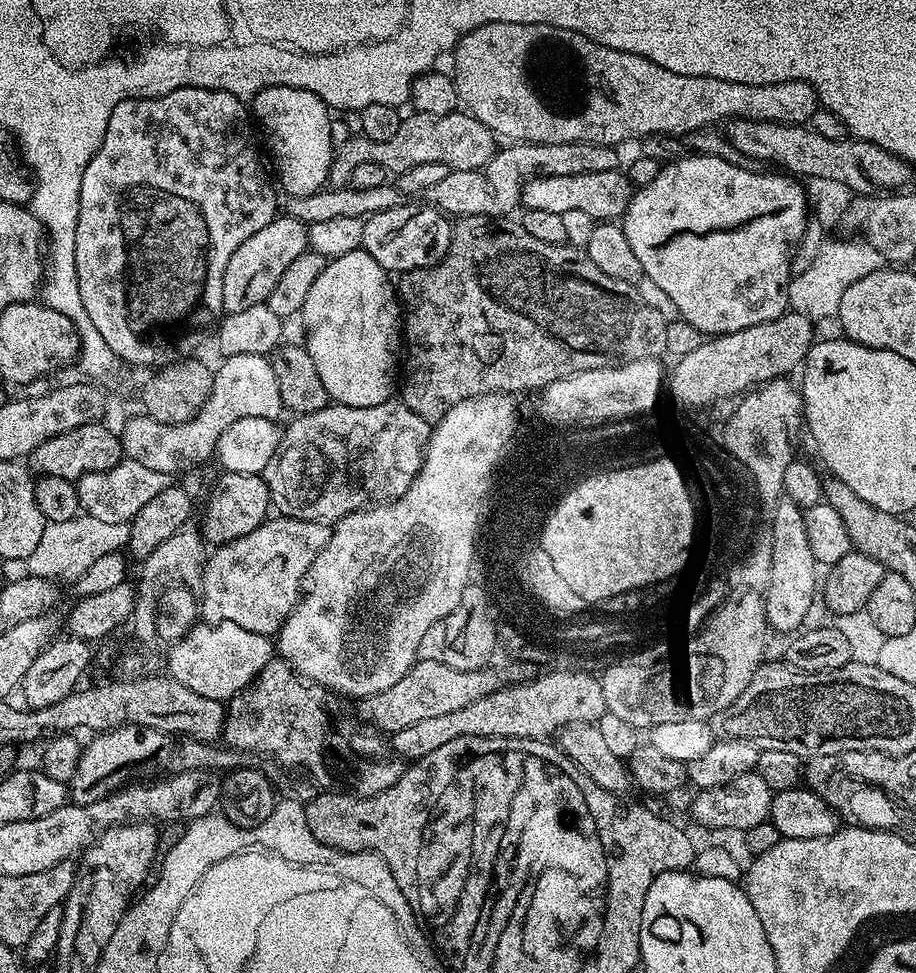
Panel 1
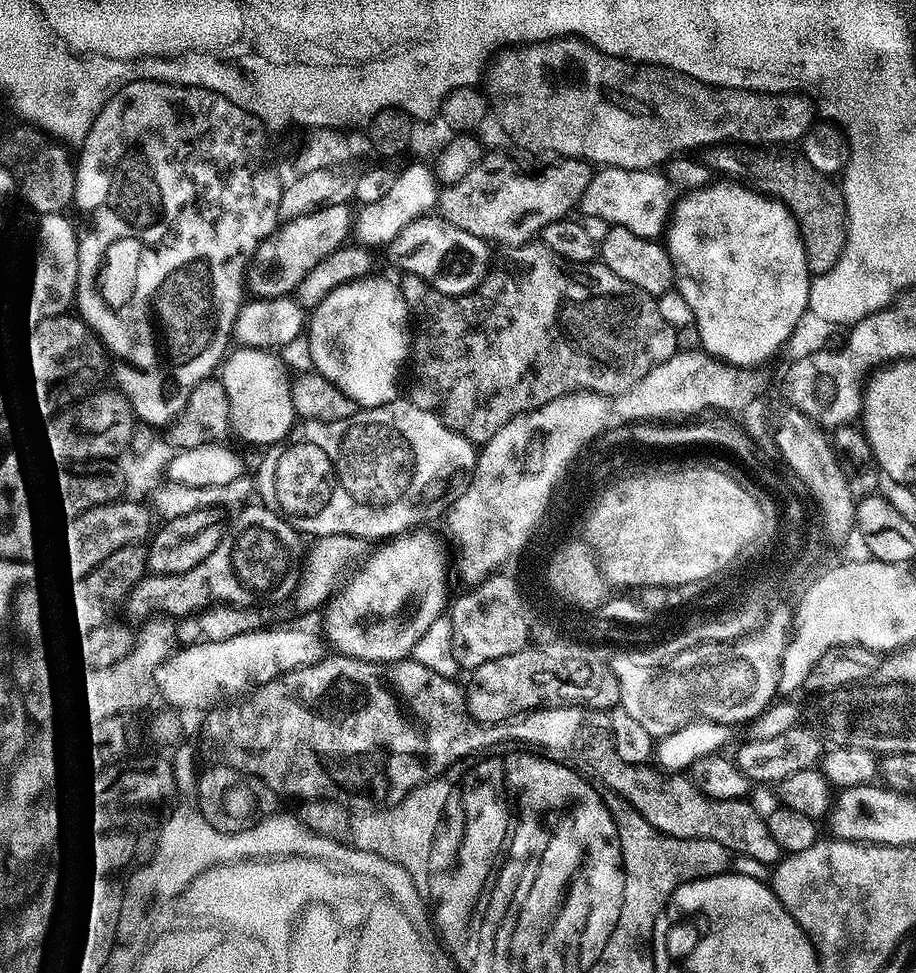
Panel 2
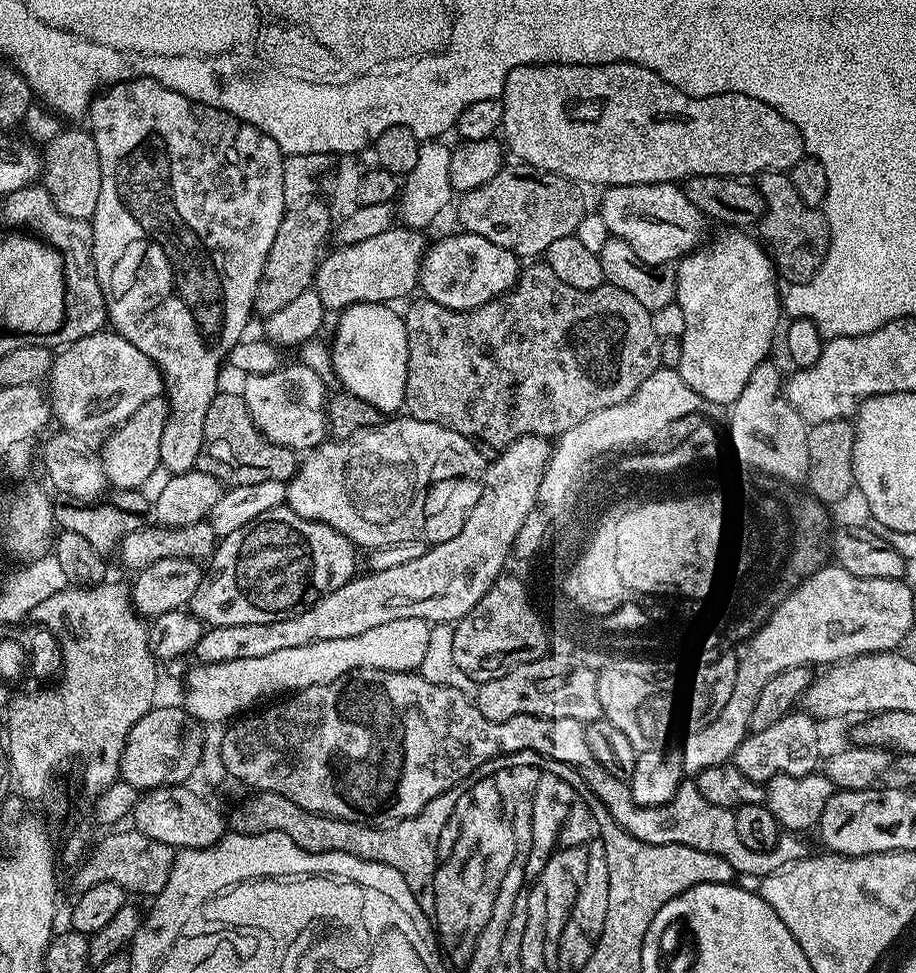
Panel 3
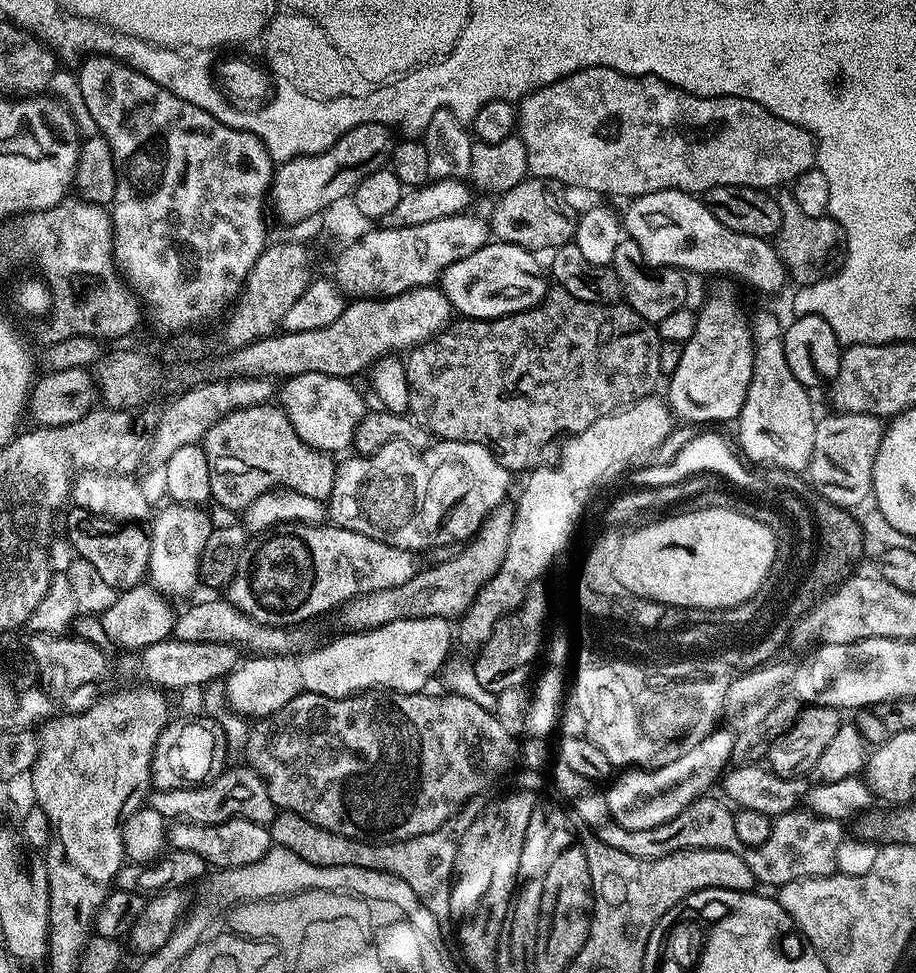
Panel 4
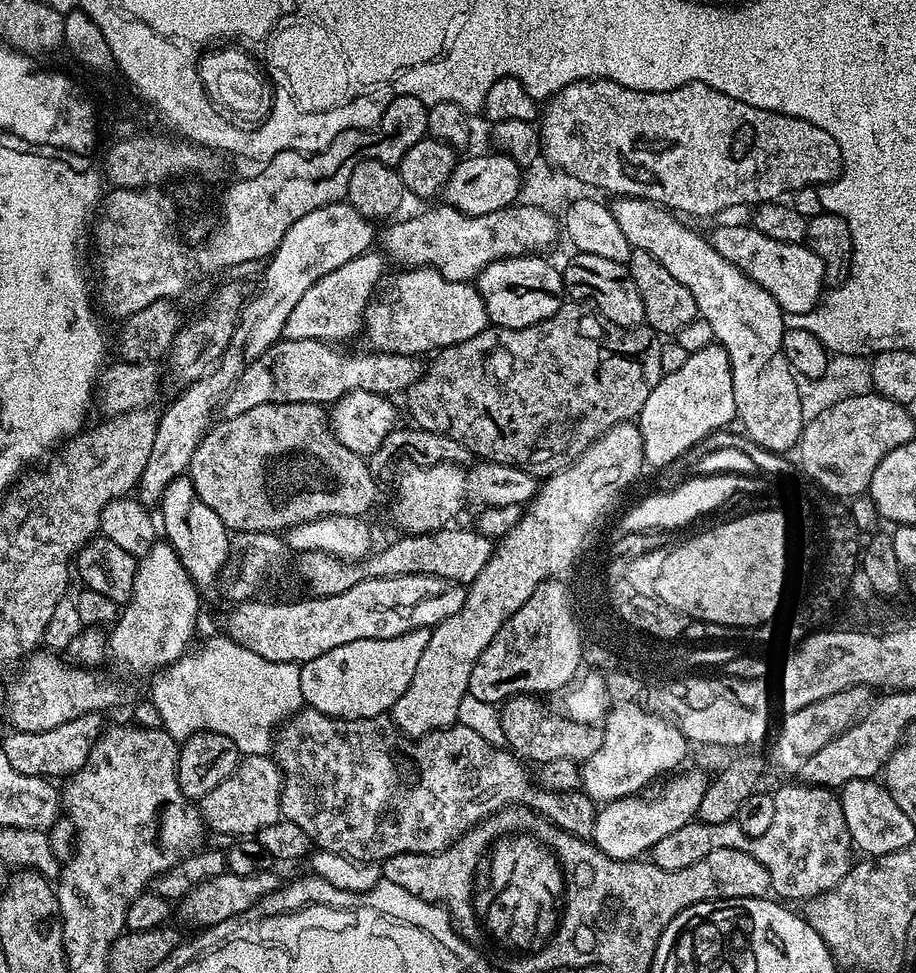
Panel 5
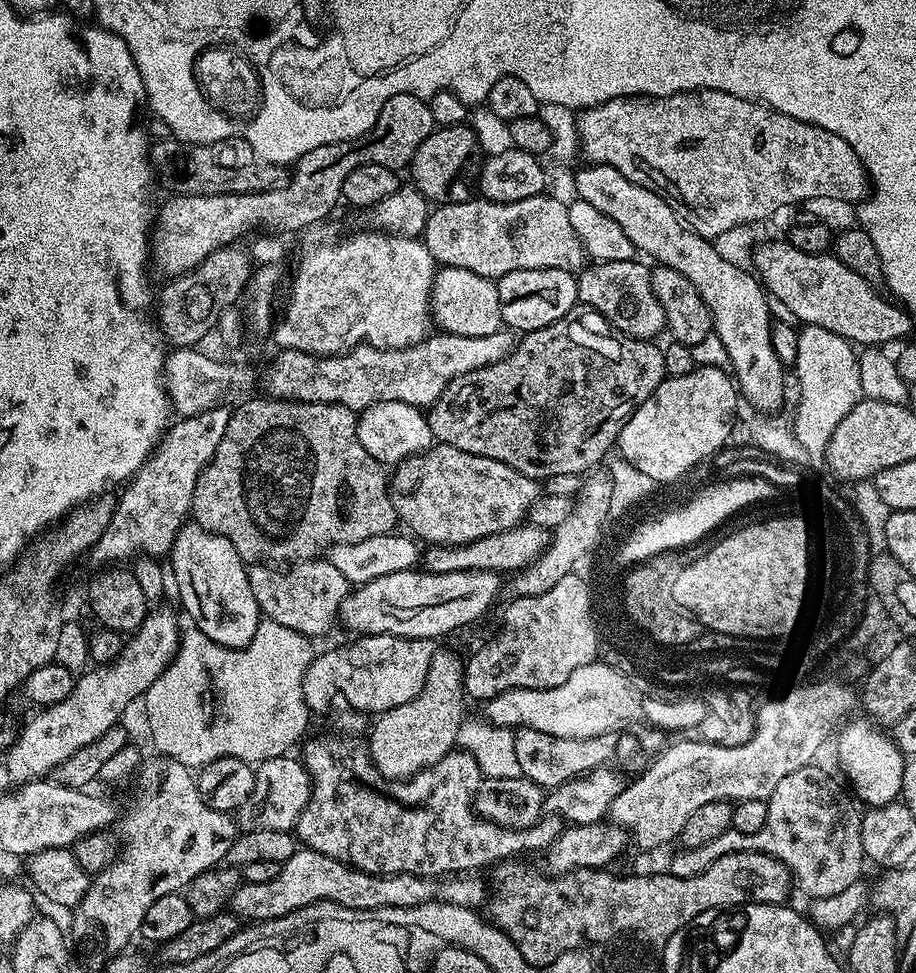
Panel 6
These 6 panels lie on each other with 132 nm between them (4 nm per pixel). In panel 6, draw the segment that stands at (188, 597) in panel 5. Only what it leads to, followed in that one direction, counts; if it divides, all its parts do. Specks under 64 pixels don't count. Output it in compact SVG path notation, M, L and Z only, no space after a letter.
M156 606L148 611L142 626L138 626L138 630L123 641L123 648L119 656L114 657L108 664L93 667L91 669L93 672L85 671L75 681L64 700L37 711L37 716L24 729L22 727L19 729L16 739L12 742L12 747L3 757L3 760L5 759L4 768L8 771L8 776L13 780L14 785L21 786L29 781L43 781L49 774L55 773L57 766L66 762L66 758L70 758L74 750L82 750L82 746L102 738L106 730L117 727L125 707L134 698L144 696L154 680L167 670L168 664L175 658L179 649L182 624L176 621L176 616L170 609L162 607Z

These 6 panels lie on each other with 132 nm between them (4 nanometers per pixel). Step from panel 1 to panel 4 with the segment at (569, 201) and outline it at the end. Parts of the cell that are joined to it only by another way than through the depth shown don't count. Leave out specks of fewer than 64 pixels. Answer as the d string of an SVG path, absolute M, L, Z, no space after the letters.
M677 188L658 190L654 194L642 194L627 201L628 209L622 212L622 228L627 239L636 243L637 253L643 263L648 266L678 268L685 273L705 272L708 276L733 276L744 284L749 284L756 292L776 292L786 284L784 262L776 252L775 243L762 236L742 234L738 230L730 230L714 218L707 203L699 195L683 192Z

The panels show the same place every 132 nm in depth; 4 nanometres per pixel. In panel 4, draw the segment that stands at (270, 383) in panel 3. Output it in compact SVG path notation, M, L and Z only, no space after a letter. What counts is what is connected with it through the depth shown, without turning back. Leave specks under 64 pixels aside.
M311 372L287 377L283 384L284 389L278 392L278 404L290 418L290 426L294 426L302 442L329 454L352 448L354 430L358 422L362 422L366 405L351 379Z

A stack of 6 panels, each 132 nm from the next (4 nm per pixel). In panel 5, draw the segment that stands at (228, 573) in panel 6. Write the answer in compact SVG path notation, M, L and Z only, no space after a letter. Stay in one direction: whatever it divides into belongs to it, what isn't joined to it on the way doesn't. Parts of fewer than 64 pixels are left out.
M187 474L172 479L170 486L164 491L163 499L160 500L158 511L163 535L164 532L168 535L165 536L167 543L171 544L178 554L192 585L201 597L214 595L218 592L224 564L228 560L229 528L222 522L222 518L218 518L218 514L214 514L214 510L210 510L210 506L206 506L206 502L202 502L202 498L198 498L192 479Z

